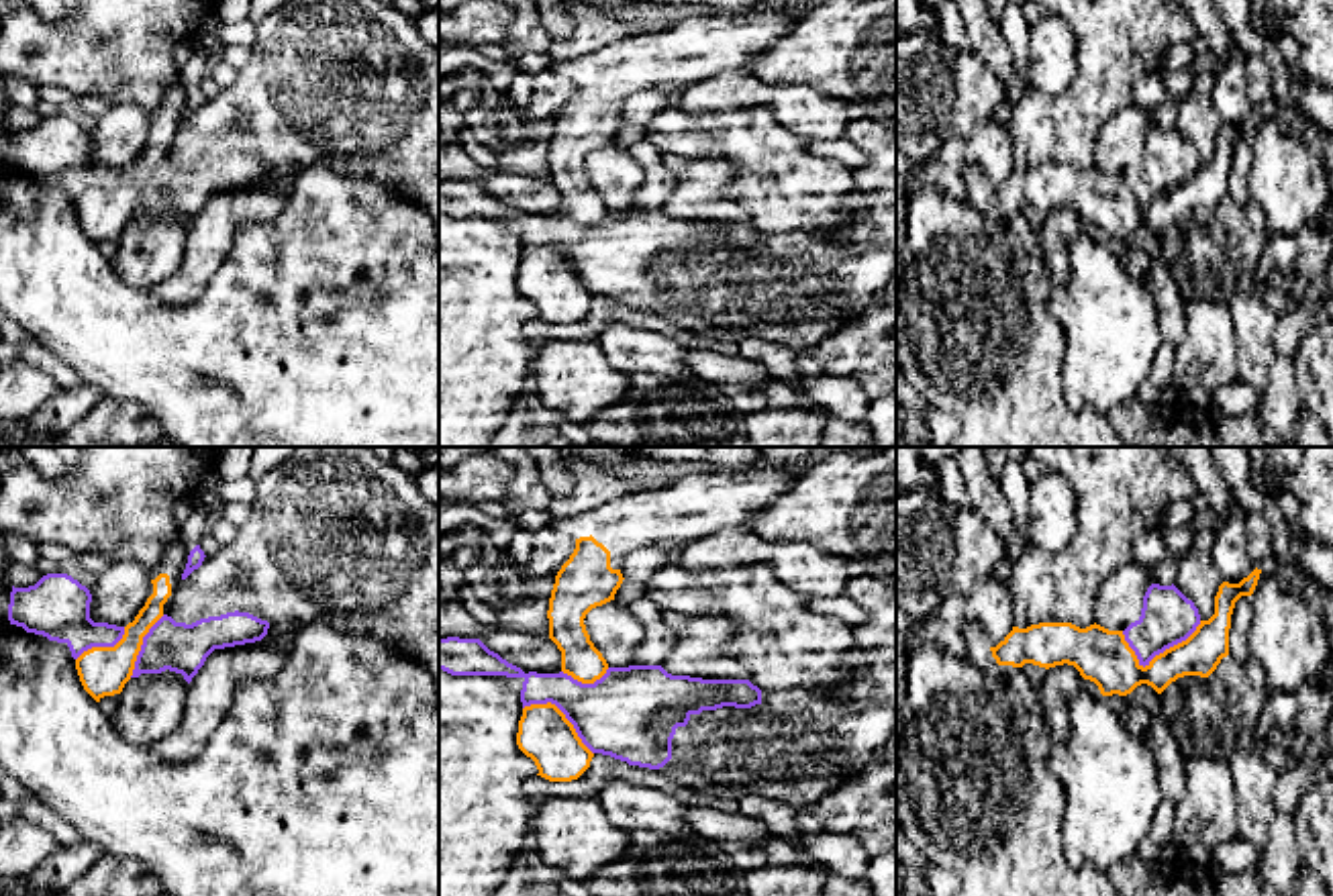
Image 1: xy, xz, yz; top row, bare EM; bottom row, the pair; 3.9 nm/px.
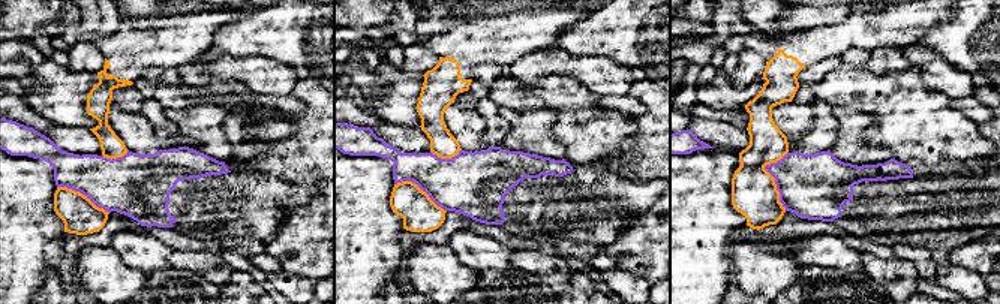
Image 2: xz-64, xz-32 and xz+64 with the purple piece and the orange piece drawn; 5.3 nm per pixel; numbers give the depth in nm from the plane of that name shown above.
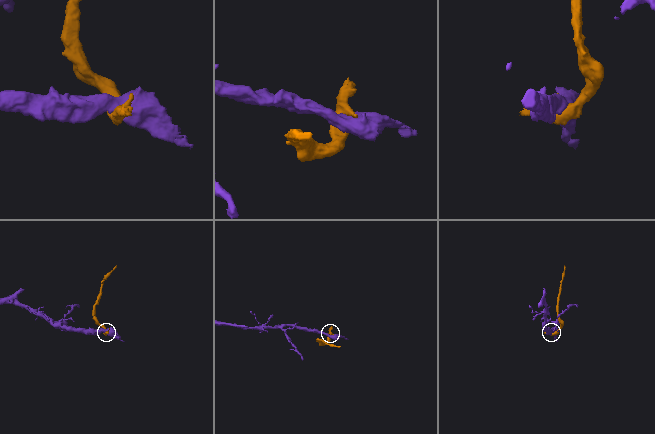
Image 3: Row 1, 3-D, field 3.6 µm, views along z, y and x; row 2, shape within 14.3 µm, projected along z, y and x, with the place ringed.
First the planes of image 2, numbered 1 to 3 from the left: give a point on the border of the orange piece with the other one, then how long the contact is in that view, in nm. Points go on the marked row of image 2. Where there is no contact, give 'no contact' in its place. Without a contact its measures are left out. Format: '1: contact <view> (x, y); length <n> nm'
1: contact xz-64 (83, 193); length 320 nm
2: contact xz-32 (420, 187); length 320 nm
3: contact xz+64 (772, 175); length 320 nm

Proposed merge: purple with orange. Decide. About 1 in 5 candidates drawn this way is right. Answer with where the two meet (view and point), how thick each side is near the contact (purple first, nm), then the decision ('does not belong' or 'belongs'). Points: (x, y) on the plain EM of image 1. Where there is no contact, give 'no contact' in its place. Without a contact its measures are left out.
meets purple in yz at (1156, 196); 220 nm thick on the purple side, 220 nm on the other; does not belong

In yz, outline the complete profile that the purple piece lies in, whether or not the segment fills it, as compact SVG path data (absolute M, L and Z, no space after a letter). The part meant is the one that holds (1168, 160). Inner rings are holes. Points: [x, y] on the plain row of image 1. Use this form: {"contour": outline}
{"contour": "M1151 127L1143 139L1141 159L1123 178L1139 208L1186 184L1200 167L1198 151L1174 127Z"}

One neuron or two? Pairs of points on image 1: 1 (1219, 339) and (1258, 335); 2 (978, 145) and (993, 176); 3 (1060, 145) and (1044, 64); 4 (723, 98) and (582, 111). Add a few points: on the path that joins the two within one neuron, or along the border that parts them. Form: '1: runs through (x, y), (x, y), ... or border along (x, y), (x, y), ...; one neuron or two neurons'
1: border along (1225, 305), (1231, 317), (1240, 378); two neurons
2: runs through (986, 154), (993, 160), (993, 168); one neuron
3: border along (1076, 52), (1076, 76), (1062, 92), (1031, 88); two neurons
4: border along (731, 72), (711, 76), (686, 90); two neurons

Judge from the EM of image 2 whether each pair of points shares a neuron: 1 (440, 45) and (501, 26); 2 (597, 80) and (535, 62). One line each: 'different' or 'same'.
1: same
2: same

